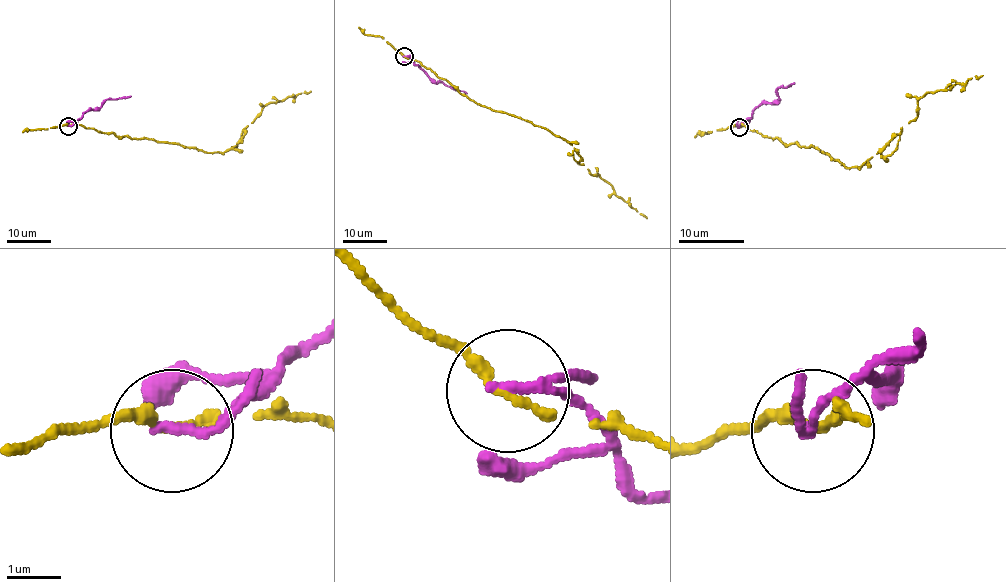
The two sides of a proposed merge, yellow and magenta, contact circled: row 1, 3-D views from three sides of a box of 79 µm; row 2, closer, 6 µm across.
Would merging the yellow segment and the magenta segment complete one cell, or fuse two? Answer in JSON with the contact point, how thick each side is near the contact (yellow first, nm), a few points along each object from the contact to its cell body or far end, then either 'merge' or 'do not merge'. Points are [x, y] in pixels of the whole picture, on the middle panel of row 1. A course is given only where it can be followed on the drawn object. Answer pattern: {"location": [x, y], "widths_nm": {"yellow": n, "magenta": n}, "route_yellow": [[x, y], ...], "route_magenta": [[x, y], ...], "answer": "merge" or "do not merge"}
{"location": [404, 56], "widths_nm": {"yellow": 240, "magenta": 140}, "route_yellow": [[405, 57], [417, 60], [482, 106], [514, 115], [568, 141], [592, 175], [607, 181], [616, 194], [646, 218]], "route_magenta": [[405, 57], [409, 57], [436, 83], [467, 93]], "answer": "do not merge"}

